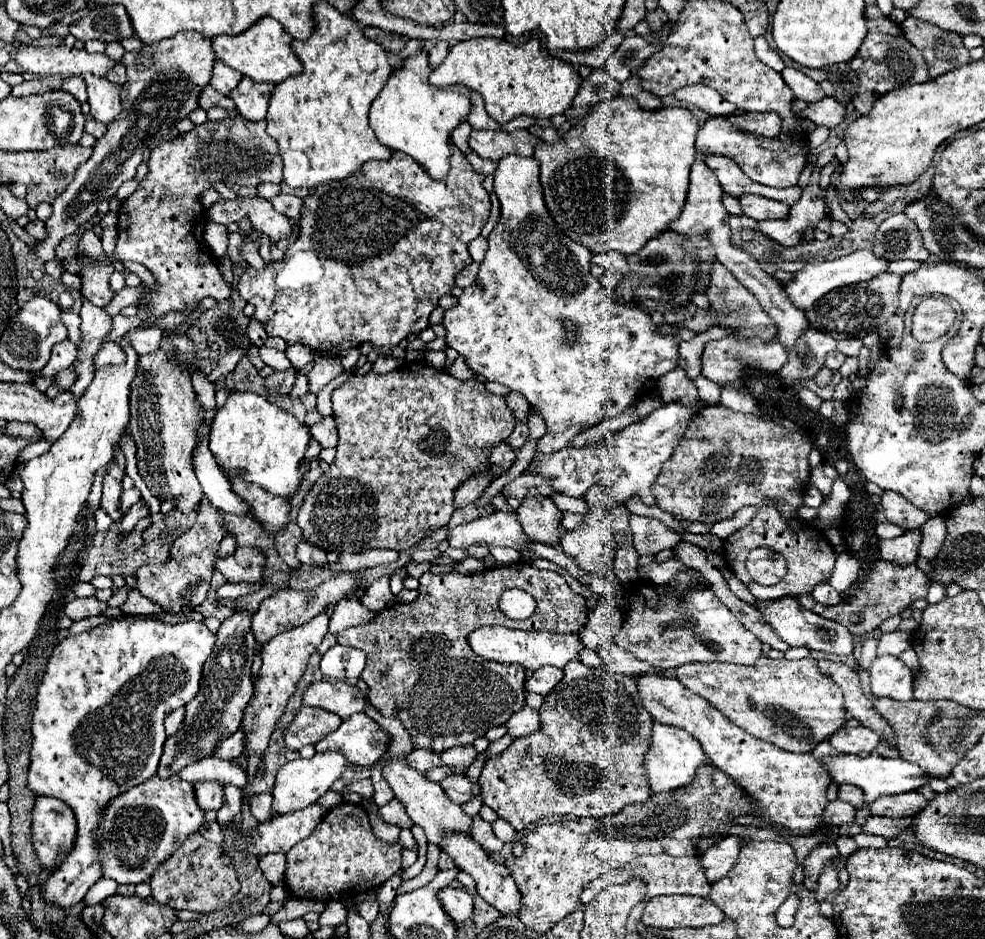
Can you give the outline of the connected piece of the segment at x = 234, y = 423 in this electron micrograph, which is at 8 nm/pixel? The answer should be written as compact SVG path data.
M233 391L217 411L211 431L209 449L219 465L231 471L245 471L245 481L257 483L273 495L289 497L301 483L299 465L309 447L309 431L291 413L269 403L257 393Z

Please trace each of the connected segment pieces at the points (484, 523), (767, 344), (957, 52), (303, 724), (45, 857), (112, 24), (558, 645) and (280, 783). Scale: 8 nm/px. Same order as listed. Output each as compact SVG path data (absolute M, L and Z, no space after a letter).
M493 511L489 515L477 517L473 521L449 529L447 541L449 547L455 549L467 549L471 545L485 545L485 547L499 545L521 551L529 543L529 537L523 533L515 513Z
M727 337L721 341L709 341L705 345L701 355L701 373L715 383L725 383L725 381L735 381L745 367L755 367L761 371L779 371L785 361L787 361L787 351L777 339L761 341L761 337L757 339L753 337L753 341L741 341L739 337Z
M907 17L901 23L905 39L909 39L925 57L929 75L939 77L963 63L969 63L969 51L961 43L961 35L949 33L941 27Z
M301 707L291 725L285 729L285 743L289 749L299 751L305 745L315 745L325 737L325 733L331 733L339 727L341 717L335 713L329 713L325 709L315 707Z
M37 797L33 807L31 839L43 869L53 871L59 855L69 855L77 839L77 819L69 805L55 797Z
M99 5L91 9L89 15L69 25L69 33L81 41L119 41L133 35L133 27L123 5Z
M479 627L467 637L469 647L473 653L477 653L483 659L497 661L497 663L517 663L523 669L537 671L543 665L553 665L563 669L567 661L579 659L579 649L581 641L579 635L559 635L559 633L549 633L549 631L517 631L517 629L507 629L507 627Z
M325 751L325 753L315 753L311 759L295 759L285 763L275 779L275 789L273 789L273 813L283 815L289 811L299 811L305 809L307 805L315 803L345 771L349 761L345 761L343 753L335 751Z

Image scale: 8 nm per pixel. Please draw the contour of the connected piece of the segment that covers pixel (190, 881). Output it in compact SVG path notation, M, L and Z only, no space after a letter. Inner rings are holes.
M193 833L177 853L173 853L165 863L157 867L149 881L153 889L153 897L163 903L171 905L175 909L187 909L187 911L217 911L219 907L225 907L231 903L235 893L239 893L239 881L237 871L231 863L231 859L223 853L221 845L205 839L201 833Z

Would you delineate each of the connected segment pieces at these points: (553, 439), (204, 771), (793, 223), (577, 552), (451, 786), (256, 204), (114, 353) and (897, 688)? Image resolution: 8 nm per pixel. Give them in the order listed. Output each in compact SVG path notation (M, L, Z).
M567 429L565 433L559 433L559 435L547 433L547 435L537 443L535 455L549 455L549 453L555 453L555 451L567 447L567 443L577 435L577 431L579 431L579 429Z
M205 757L199 763L193 763L185 769L179 771L179 775L183 779L187 779L189 783L201 783L201 781L215 781L219 785L235 785L239 789L243 789L247 785L247 773L223 759L217 757Z
M813 175L809 185L803 189L801 199L791 205L789 217L785 217L785 221L759 221L757 229L781 245L795 245L801 241L801 235L807 227L815 227L827 217L827 203L821 197L817 175Z
M593 485L593 489L589 489L589 493L585 495L585 501L589 505L589 513L577 529L563 533L563 537L561 537L563 551L567 555L575 557L579 561L581 569L595 573L595 575L611 575L613 577L613 555L615 555L617 541L615 541L615 535L605 525L605 517L609 515L613 501L609 501L609 497L605 497L605 493L601 493L601 489L597 489L597 485Z
M449 775L441 781L441 787L445 789L447 797L453 801L453 803L467 803L469 799L473 797L479 797L481 793L481 787L477 781L469 779L467 775Z
M255 195L255 197L235 197L235 199L219 199L207 211L209 219L221 225L237 223L241 219L249 219L255 229L265 233L267 237L279 241L287 239L293 233L293 223L283 213L275 211L273 205Z
M107 341L103 349L99 349L99 353L93 357L95 369L105 365L121 365L121 361L125 361L125 351L121 349L119 343L113 343L113 341Z
M881 655L871 663L871 691L875 697L909 701L913 683L911 669L893 655Z

